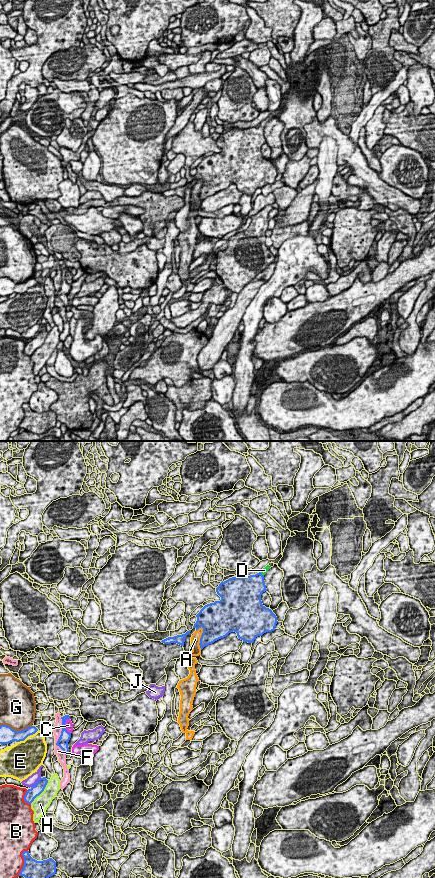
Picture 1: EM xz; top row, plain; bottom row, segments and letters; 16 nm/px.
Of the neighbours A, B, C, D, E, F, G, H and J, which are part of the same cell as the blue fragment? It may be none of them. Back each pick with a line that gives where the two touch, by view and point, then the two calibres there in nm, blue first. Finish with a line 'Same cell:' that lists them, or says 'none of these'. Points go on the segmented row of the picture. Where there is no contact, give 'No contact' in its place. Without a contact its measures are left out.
D: Touches blue at xz (261, 574). Thickness 360 nm (blue) against 90 nm
Same cell: D

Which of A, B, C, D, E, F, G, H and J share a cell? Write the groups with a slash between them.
A / B / C / D / E / F / G / H / J

